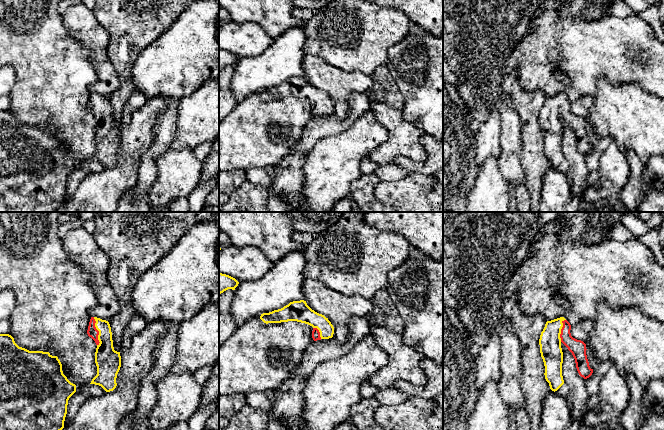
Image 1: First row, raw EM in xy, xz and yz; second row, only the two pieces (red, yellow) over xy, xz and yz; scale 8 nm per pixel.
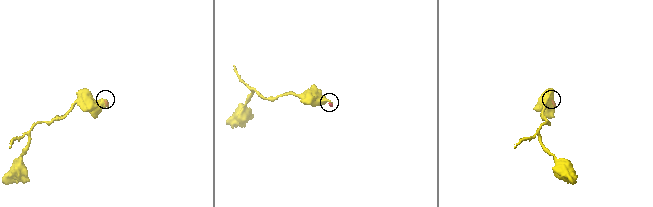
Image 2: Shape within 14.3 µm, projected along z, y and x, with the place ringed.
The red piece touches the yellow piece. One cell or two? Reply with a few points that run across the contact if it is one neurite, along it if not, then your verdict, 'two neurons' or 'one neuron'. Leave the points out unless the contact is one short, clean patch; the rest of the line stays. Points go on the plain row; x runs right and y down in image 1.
one neuron

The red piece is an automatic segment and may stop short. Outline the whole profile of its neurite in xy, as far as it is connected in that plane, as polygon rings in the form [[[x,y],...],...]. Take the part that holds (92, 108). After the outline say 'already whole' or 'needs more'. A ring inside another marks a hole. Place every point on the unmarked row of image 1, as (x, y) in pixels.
[[[91,93],[87,110],[96,121],[95,139],[97,151],[90,160],[101,162],[106,168],[113,167],[121,143],[120,128],[114,126],[111,103],[108,97]]] | needs more

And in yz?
[[[560,93],[547,97],[540,111],[539,121],[545,142],[544,151],[550,165],[554,168],[564,160],[562,152],[562,119],[572,129],[577,147],[581,153],[587,155],[593,149],[586,131],[586,120],[573,114],[570,106],[570,99],[564,93]]] | needs more

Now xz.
[[[304,76],[293,77],[281,85],[263,89],[260,95],[266,100],[288,97],[308,100],[313,103],[314,117],[332,114],[334,110],[334,103],[328,94],[312,86]]] | needs more

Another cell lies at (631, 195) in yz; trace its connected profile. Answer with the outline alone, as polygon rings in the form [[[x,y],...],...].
[[[628,150],[625,156],[629,163],[630,176],[618,196],[631,212],[637,212],[644,197],[644,164],[641,158],[632,150]]]

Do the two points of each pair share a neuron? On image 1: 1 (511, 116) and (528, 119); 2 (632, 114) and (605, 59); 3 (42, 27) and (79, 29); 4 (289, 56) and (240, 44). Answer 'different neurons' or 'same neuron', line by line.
1: different neurons
2: different neurons
3: different neurons
4: different neurons

